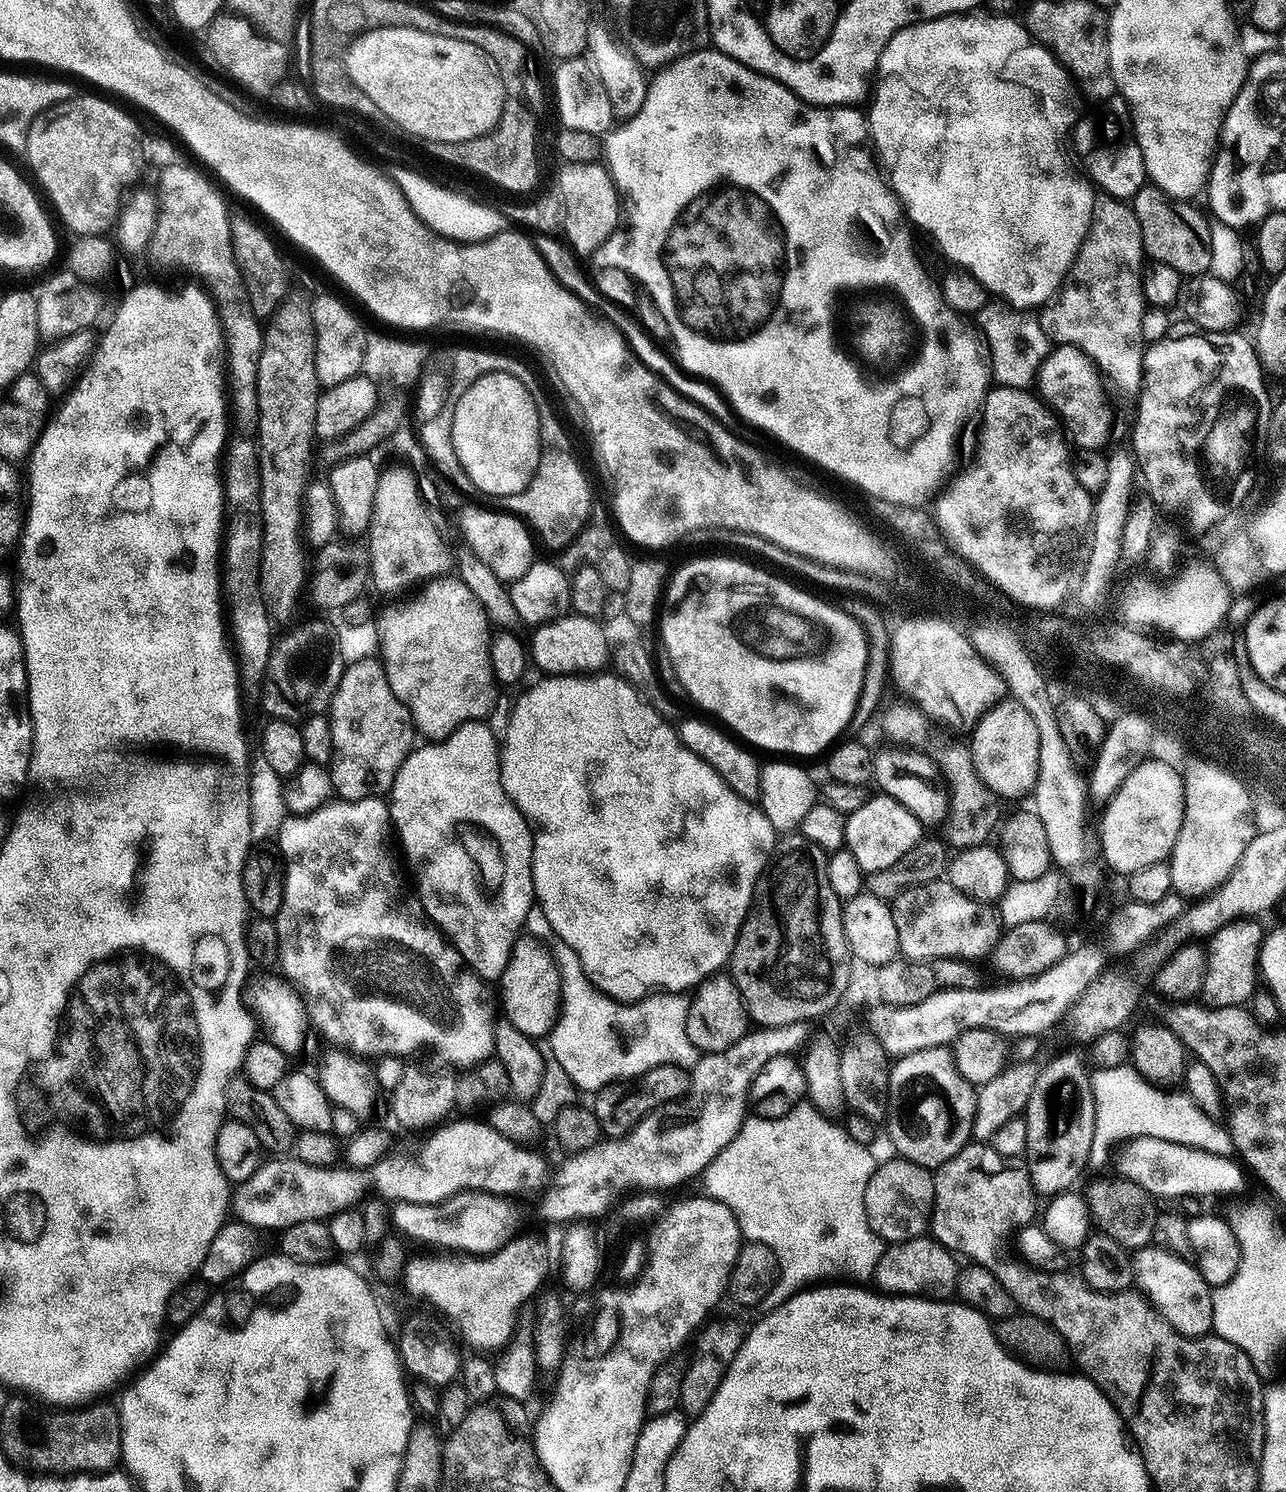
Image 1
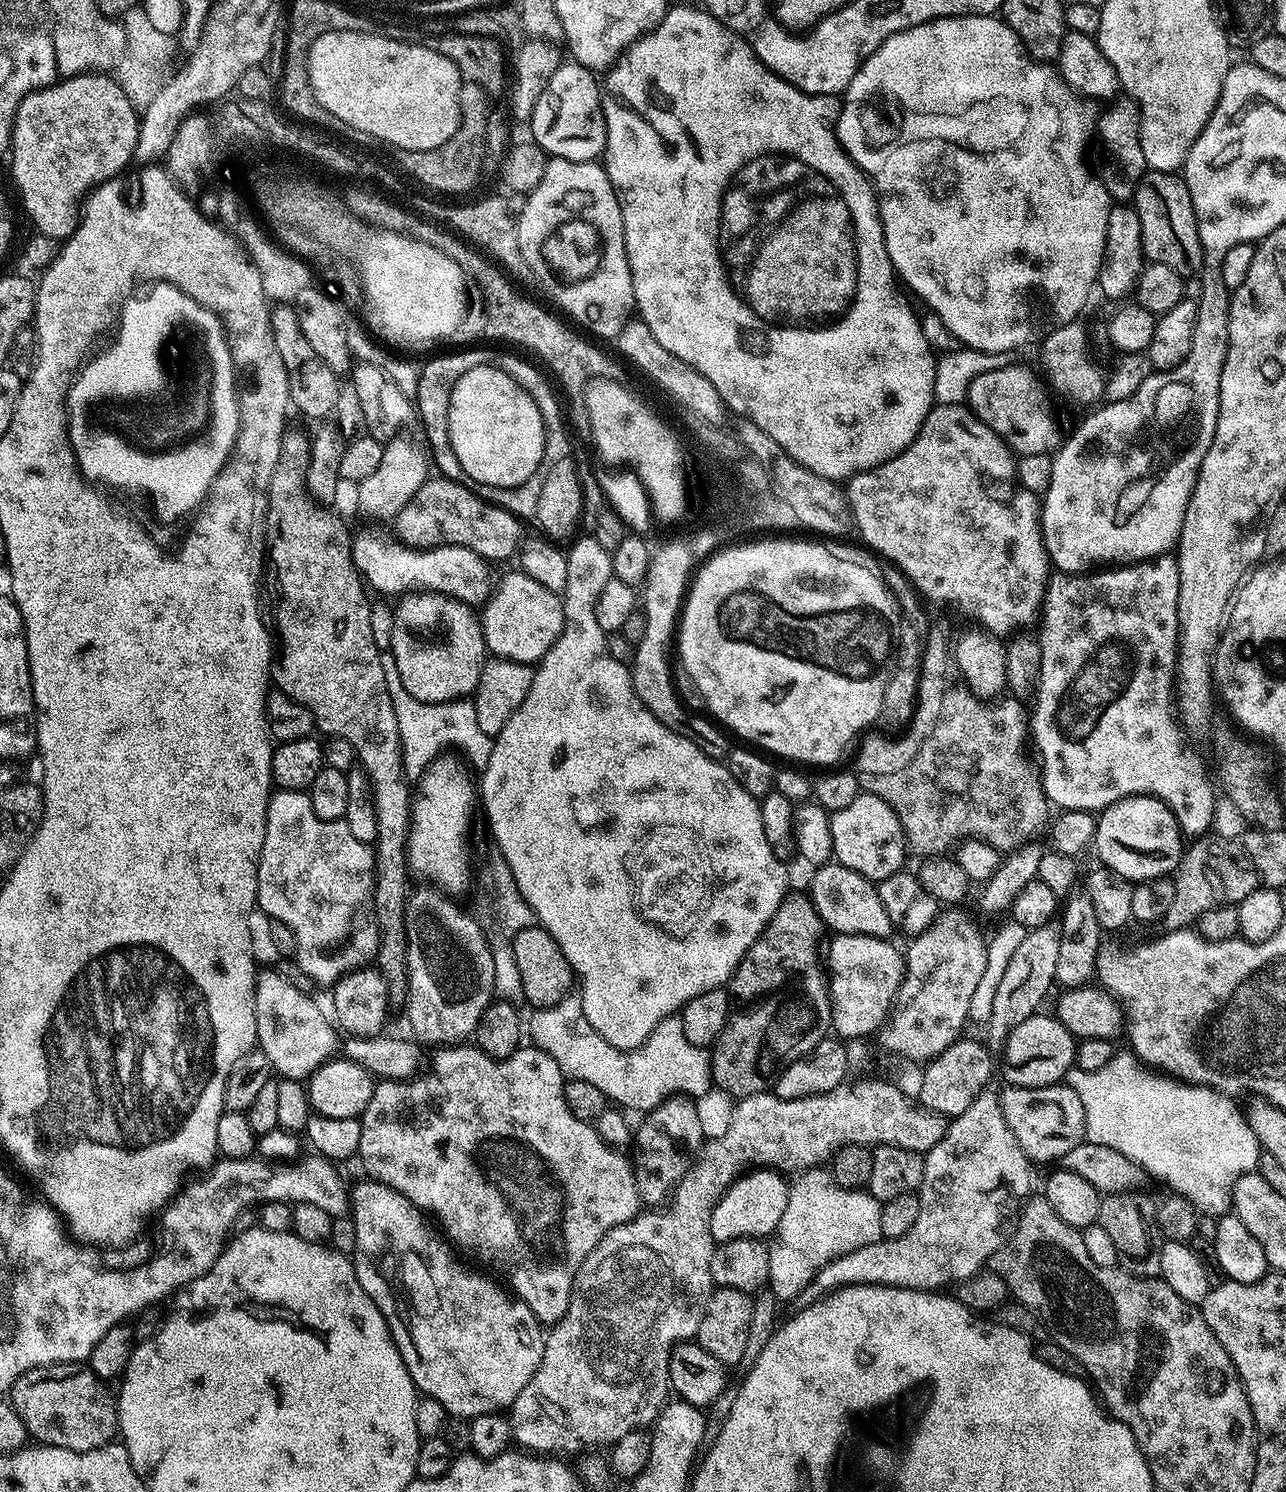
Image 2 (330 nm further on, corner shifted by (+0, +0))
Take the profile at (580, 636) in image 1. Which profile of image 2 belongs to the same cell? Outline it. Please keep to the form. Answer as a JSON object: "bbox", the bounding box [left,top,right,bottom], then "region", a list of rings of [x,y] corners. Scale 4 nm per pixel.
{"bbox":[479,570,564,665],"region":[[[522,570],[515,571],[495,581],[482,605],[479,618],[484,628],[484,643],[493,657],[535,665],[562,634],[564,606],[557,593],[546,590],[546,586],[534,582]]]}

